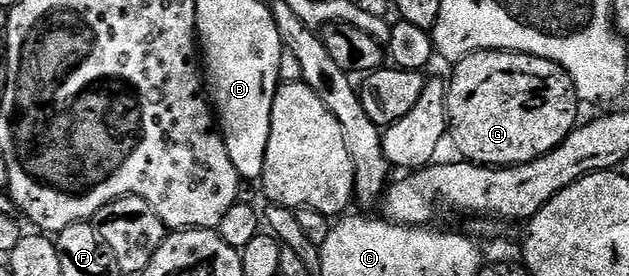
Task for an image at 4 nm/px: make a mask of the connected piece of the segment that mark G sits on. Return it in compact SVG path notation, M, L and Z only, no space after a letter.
M474 52L464 60L454 65L455 73L449 76L447 85L447 123L449 125L449 140L455 143L455 148L460 152L464 161L473 164L486 164L488 168L511 168L515 164L528 164L545 154L549 154L564 140L573 129L577 127L580 119L579 107L581 101L575 93L575 82L560 64L546 60L540 56L526 56L523 52Z

